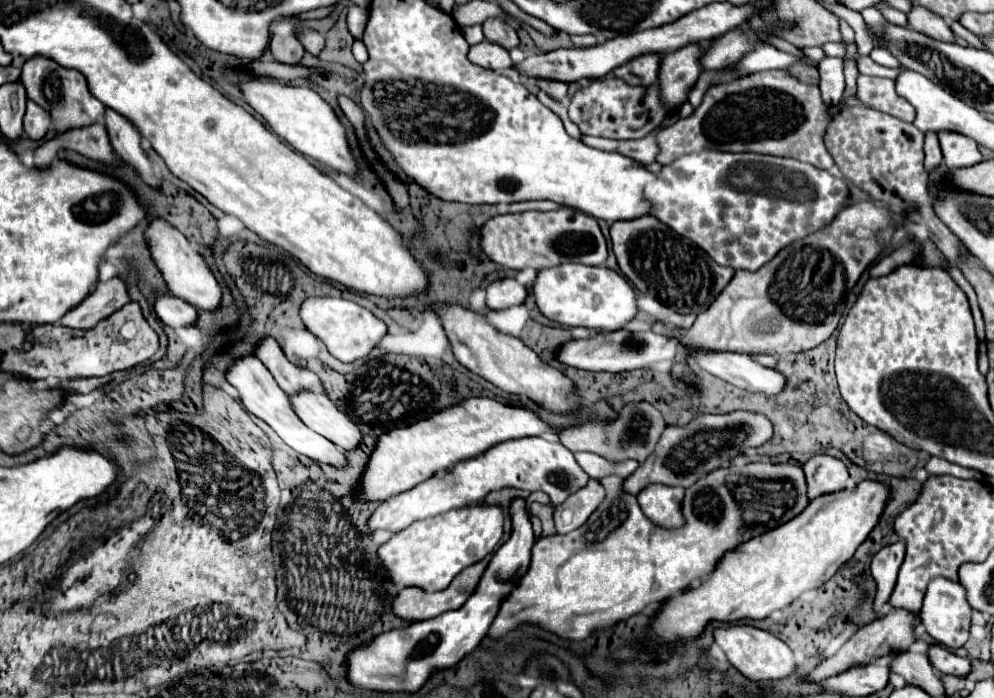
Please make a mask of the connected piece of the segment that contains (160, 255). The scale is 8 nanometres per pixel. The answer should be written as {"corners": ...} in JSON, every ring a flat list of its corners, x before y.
{"corners":[[155,219,151,221,151,225,147,227,145,231,147,235,147,241,149,241,149,247,151,247,151,253,153,253,153,259,157,263,157,267,161,269,171,293,175,297,181,297,183,301,191,303,193,307,197,309,203,309,203,311,217,311,221,307,221,301,223,301,223,291,221,291,221,285,219,281,215,279,211,267,207,265,205,257,193,249,189,245,189,241,185,239,183,233,179,233,175,227,171,227,169,223,165,223,163,219]]}

